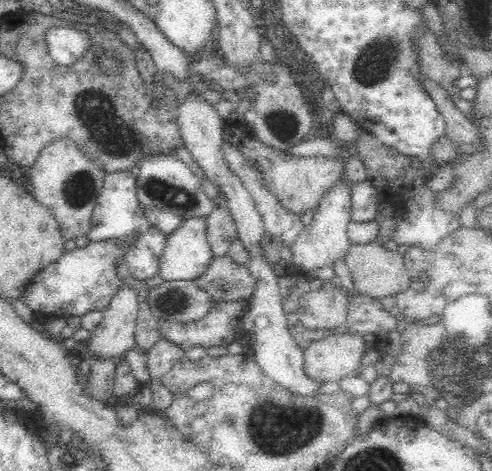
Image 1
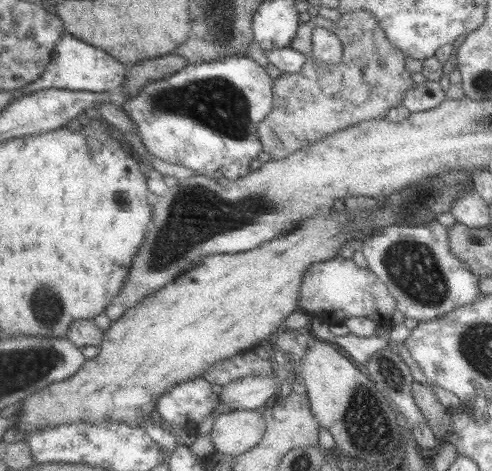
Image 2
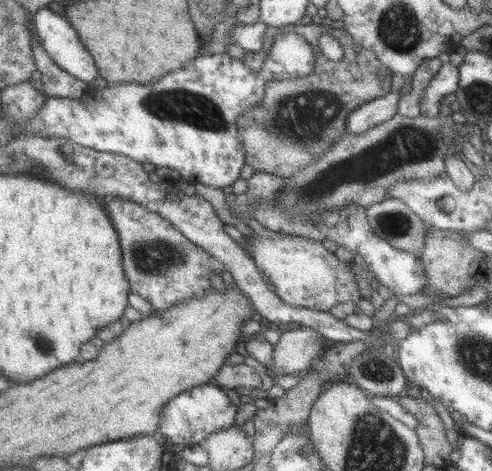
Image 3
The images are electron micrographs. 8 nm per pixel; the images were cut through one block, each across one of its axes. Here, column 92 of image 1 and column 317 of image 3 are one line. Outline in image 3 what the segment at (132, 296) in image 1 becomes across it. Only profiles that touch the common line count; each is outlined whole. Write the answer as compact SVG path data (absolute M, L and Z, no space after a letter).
M301 326L299 330L283 330L281 338L279 338L279 342L275 346L277 346L275 348L275 366L267 368L269 376L273 378L273 382L277 382L283 376L295 376L299 372L301 374L307 372L319 360L319 354L321 354L321 350L325 346L325 336L315 328Z

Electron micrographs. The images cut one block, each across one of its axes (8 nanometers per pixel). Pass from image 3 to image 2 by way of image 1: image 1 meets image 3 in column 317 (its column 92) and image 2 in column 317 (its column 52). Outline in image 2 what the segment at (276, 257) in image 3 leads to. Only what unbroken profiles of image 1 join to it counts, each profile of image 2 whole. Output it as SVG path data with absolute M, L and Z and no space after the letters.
M337 256L309 266L301 290L301 308L309 316L319 316L333 326L345 324L349 318L373 318L385 328L391 326L391 314L399 310L399 302L371 268L361 268L353 260Z

